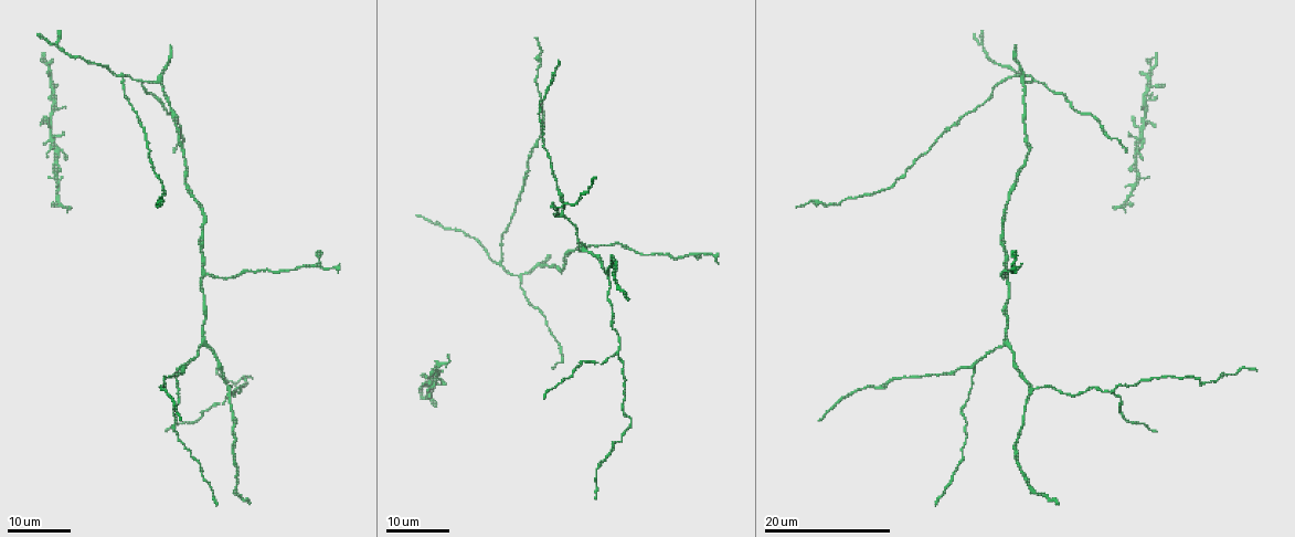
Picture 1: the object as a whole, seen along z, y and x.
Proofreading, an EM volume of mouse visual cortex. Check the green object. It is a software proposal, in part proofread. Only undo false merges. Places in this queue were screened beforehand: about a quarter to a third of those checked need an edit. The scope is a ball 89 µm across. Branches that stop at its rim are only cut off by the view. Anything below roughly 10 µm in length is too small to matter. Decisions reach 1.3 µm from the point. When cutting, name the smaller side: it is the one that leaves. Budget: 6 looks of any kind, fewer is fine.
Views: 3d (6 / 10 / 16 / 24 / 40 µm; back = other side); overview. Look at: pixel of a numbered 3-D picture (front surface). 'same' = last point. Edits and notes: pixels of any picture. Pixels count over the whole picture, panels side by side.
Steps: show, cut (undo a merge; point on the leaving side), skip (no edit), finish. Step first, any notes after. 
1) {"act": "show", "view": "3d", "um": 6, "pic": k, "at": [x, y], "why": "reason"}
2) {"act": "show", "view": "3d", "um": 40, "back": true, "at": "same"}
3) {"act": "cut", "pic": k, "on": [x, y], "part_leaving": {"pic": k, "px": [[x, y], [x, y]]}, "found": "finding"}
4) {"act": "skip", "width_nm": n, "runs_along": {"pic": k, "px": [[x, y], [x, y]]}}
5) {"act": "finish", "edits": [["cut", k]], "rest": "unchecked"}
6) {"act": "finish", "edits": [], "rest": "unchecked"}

{"act": "show", "view": "3d", "um": 16, "pic": 1, "at": [143, 79], "why": "branch point"}

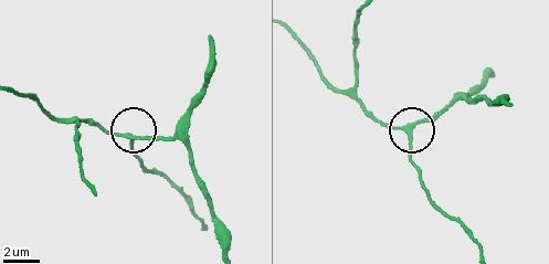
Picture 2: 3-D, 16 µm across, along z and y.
{"act": "show", "view": "3d", "um": 10, "pic": 2, "at": [411, 132]}

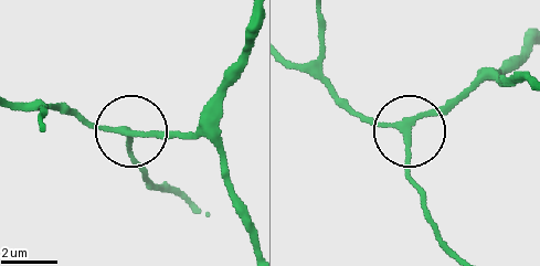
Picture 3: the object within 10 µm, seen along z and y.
{"act": "show", "view": "3d", "um": 6, "pic": 3, "at": [407, 134], "why": "zoom in"}

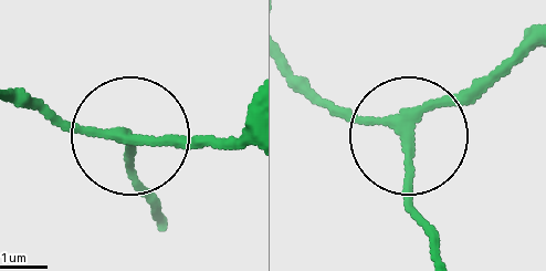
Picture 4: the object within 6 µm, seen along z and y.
{"act": "skip", "arms": 3, "found": "continuous, no second neuron"}

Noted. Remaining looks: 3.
{"act": "show", "view": "3d", "um": 24, "pic": 1, "at": [1006, 344], "why": "three arms meet"}

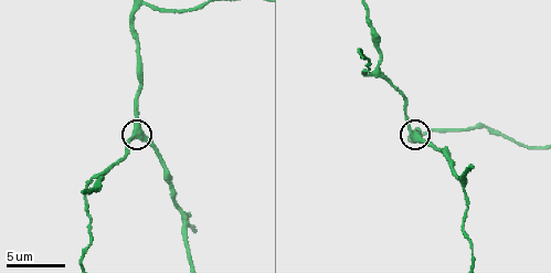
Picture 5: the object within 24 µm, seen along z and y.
{"act": "show", "view": "3d", "um": 6, "pic": 5, "at": [134, 136]}

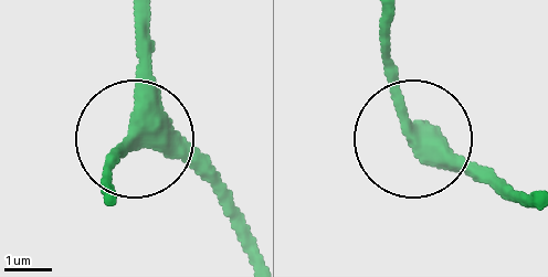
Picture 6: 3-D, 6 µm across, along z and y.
{"act": "skip", "width_nm": 380, "runs_along": {"pic": 6, "px": [[145, 28], [145, 112], [109, 182]]}, "found": "one neuron here"}

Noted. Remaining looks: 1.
{"act": "show", "view": "3d", "um": 16, "pic": 5, "at": [464, 190], "why": "arms part here"}

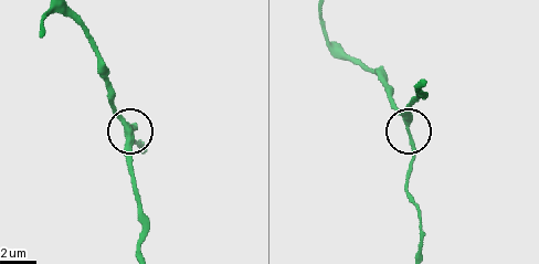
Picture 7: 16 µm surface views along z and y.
{"act": "skip", "found": "all the same neuron"}

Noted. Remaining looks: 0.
{"act": "finish", "edits": [], "rest": "unchecked"}

